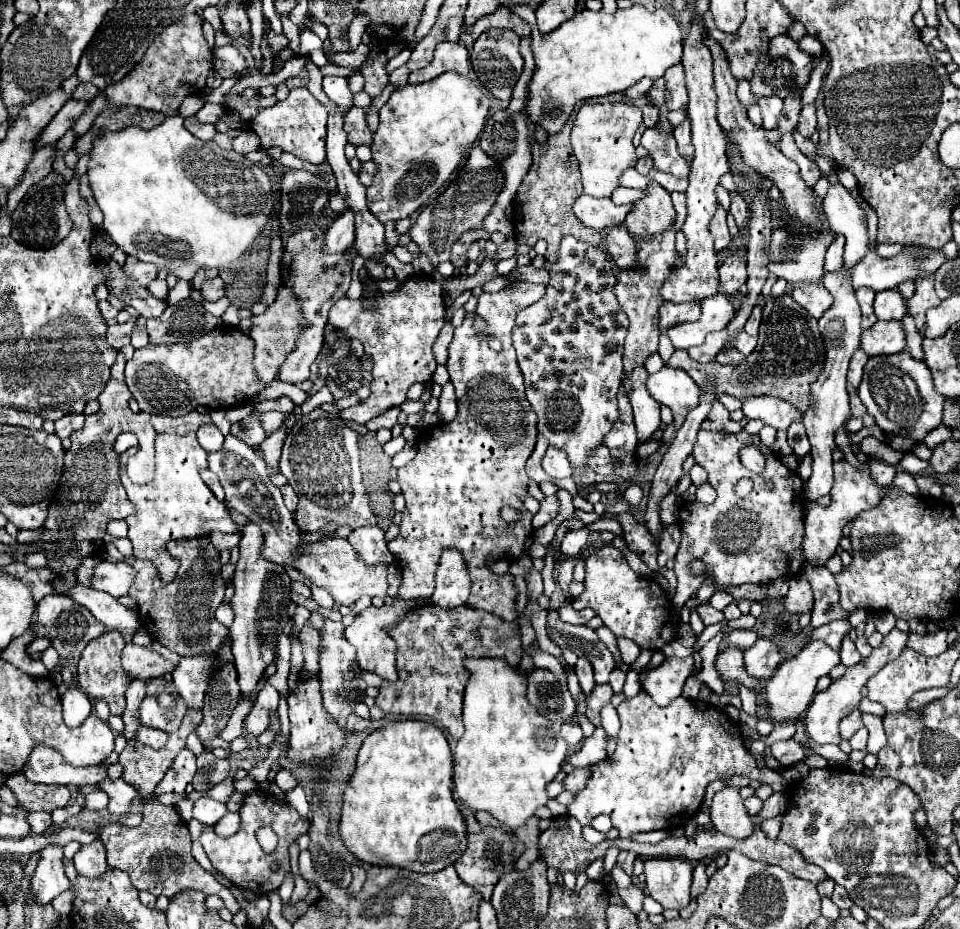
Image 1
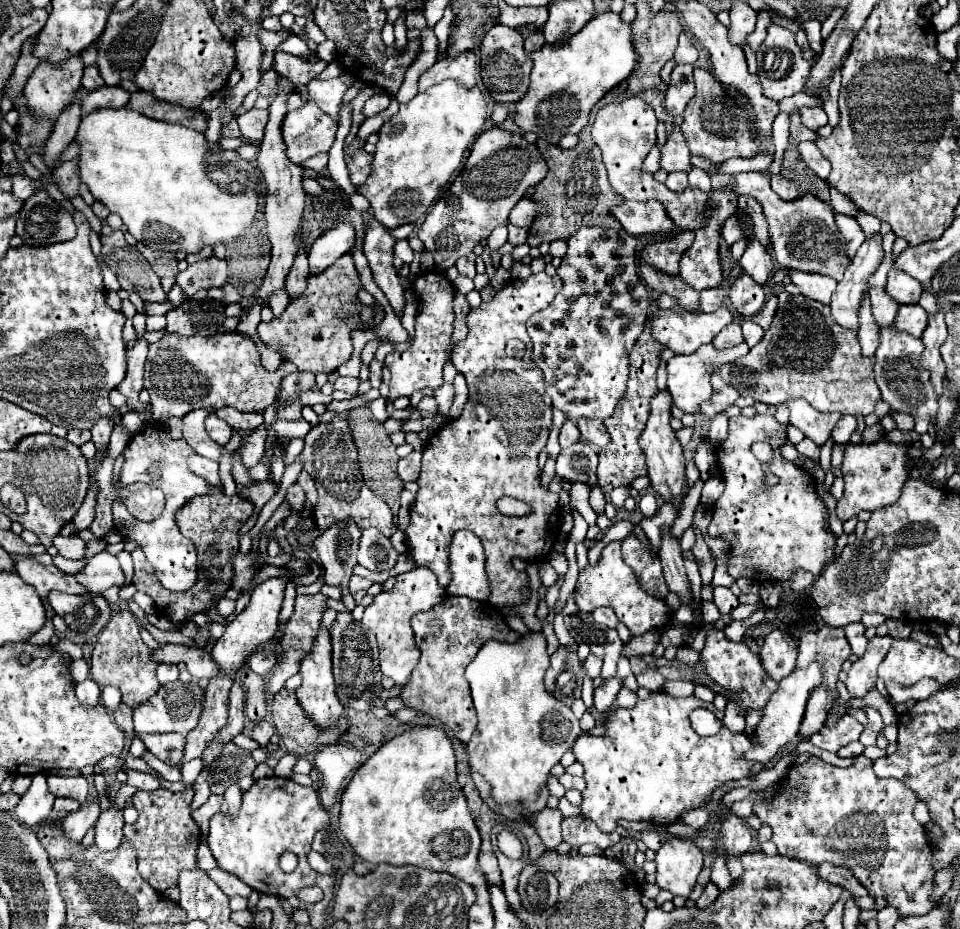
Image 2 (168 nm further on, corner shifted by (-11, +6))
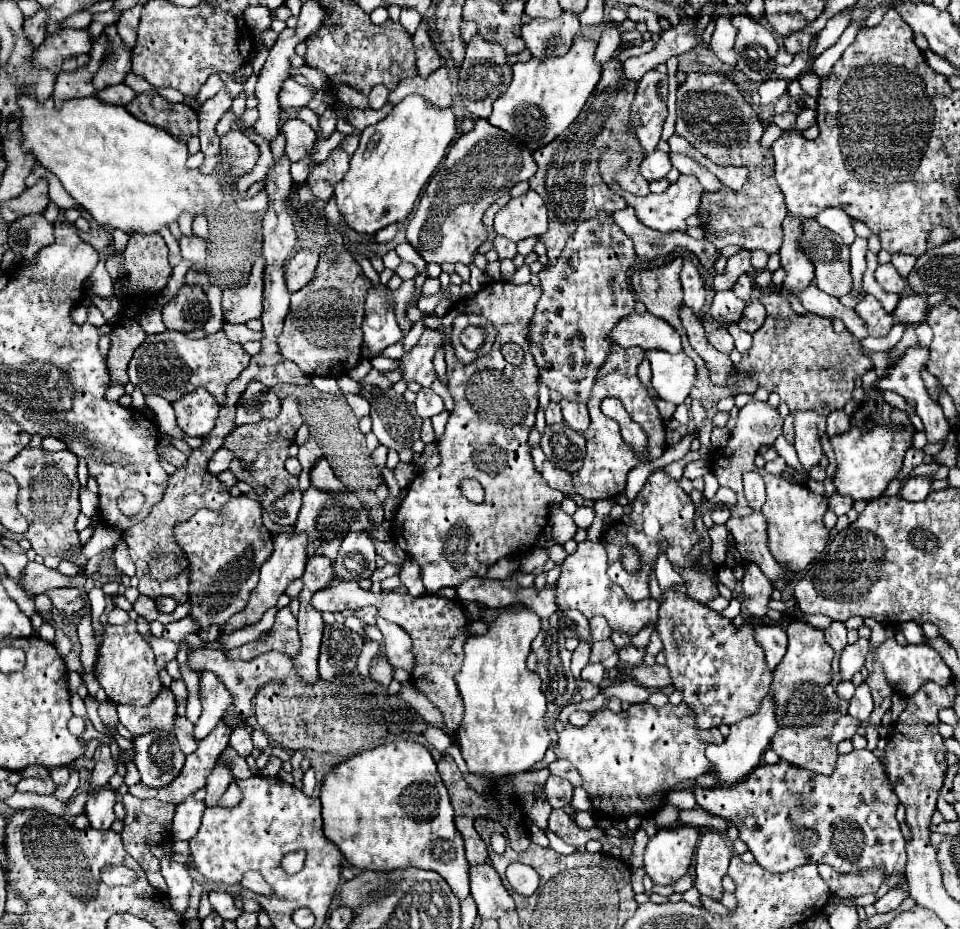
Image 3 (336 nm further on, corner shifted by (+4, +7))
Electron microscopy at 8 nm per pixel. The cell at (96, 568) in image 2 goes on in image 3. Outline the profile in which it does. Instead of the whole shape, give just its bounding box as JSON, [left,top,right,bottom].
[21,562,73,596]

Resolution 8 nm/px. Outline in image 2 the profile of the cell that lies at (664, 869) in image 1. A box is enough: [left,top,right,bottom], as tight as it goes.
[656,837,702,899]

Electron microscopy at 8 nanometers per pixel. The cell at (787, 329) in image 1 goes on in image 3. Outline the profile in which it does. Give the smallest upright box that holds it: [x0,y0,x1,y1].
[729,294,871,416]

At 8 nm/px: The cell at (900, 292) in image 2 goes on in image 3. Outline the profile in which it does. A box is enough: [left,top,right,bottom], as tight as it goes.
[875,264,905,294]

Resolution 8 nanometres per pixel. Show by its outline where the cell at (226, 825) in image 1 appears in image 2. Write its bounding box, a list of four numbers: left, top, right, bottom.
[222,785,242,815]

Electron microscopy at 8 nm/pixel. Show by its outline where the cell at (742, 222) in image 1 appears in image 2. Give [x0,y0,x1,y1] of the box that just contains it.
[740,235,772,285]

